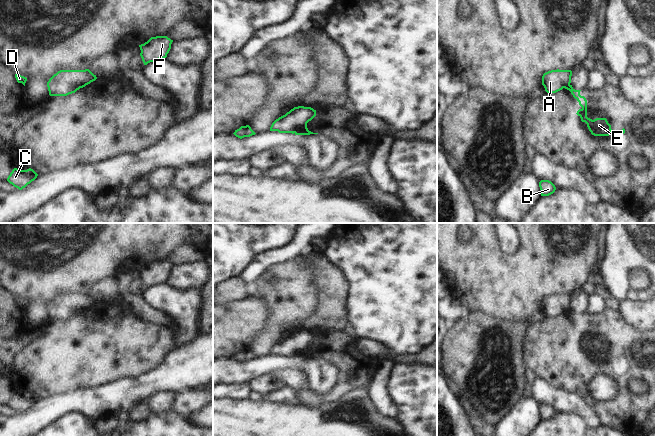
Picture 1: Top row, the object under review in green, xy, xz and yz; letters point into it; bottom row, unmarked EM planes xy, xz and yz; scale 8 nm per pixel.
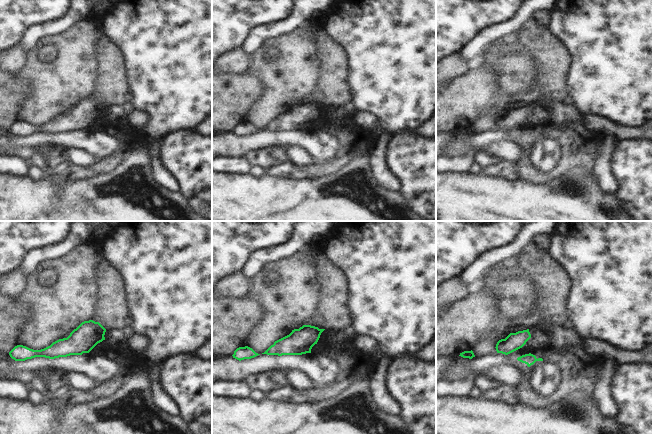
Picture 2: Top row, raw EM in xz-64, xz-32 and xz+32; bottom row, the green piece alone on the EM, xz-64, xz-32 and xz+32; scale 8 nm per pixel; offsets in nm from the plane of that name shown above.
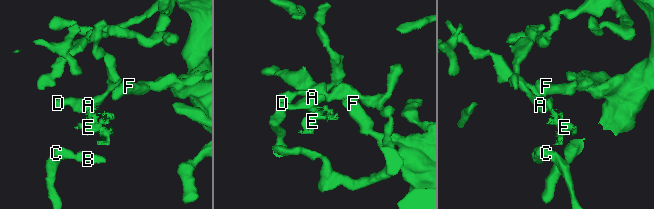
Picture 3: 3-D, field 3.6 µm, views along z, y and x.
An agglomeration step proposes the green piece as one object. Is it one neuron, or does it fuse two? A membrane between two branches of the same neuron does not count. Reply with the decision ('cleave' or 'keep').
cleave

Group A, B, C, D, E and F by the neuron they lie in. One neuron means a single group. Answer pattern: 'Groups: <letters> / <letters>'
Groups: A B C D F / E.

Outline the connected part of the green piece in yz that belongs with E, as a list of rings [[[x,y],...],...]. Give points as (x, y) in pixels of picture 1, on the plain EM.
[[[572,309],[564,311],[569,314],[573,321],[579,326],[582,331],[577,335],[577,339],[581,342],[582,346],[587,348],[587,351],[592,359],[594,360],[609,360],[612,356],[618,356],[620,359],[625,357],[625,353],[612,354],[611,349],[608,347],[606,342],[596,342],[594,344],[587,341],[587,324],[584,320],[580,319],[581,314],[575,314]]]

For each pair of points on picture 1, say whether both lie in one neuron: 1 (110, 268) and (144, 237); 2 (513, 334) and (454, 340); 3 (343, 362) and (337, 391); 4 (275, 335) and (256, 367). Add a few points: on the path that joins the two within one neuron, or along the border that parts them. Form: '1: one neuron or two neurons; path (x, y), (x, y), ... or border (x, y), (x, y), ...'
1: one neuron; path (118, 260), (136, 242)
2: one neuron; path (498, 330), (484, 329), (473, 340), (469, 340)
3: one neuron; path (344, 369), (344, 384)
4: two neurons; border (269, 354), (256, 358)

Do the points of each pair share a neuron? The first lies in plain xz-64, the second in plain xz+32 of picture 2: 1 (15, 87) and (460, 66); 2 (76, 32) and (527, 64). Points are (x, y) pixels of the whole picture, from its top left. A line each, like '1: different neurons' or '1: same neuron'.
1: different neurons
2: same neuron

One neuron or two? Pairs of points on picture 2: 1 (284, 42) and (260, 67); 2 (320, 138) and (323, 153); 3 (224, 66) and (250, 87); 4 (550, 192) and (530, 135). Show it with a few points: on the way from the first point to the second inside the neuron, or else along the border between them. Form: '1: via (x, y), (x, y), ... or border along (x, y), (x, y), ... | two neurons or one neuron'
1: via (284, 50), (268, 67) | one neuron
2: via (320, 142), (322, 149) | one neuron
3: border along (222, 72), (241, 73) | two neurons
4: border along (568, 170), (543, 182), (523, 181) | two neurons

